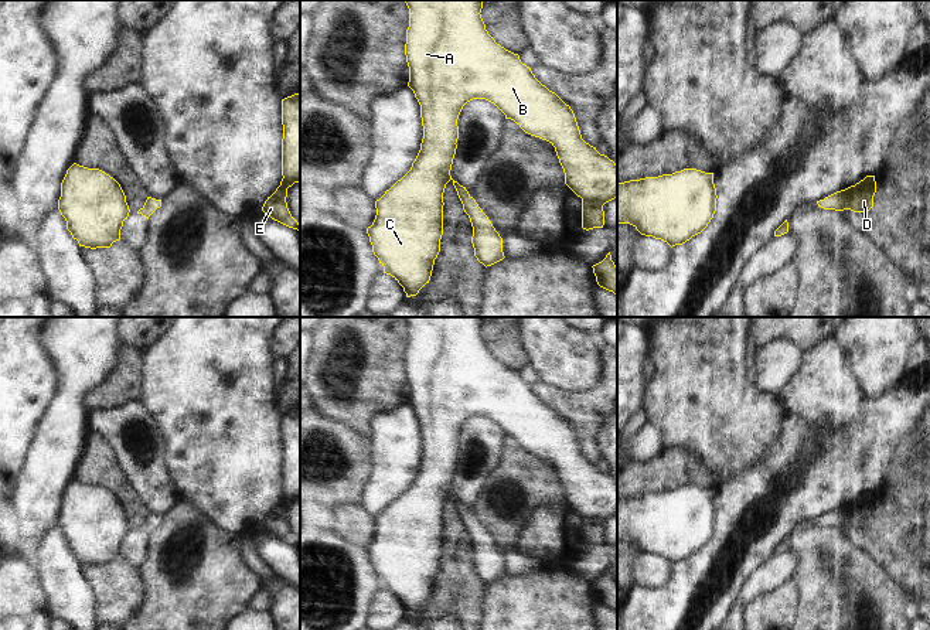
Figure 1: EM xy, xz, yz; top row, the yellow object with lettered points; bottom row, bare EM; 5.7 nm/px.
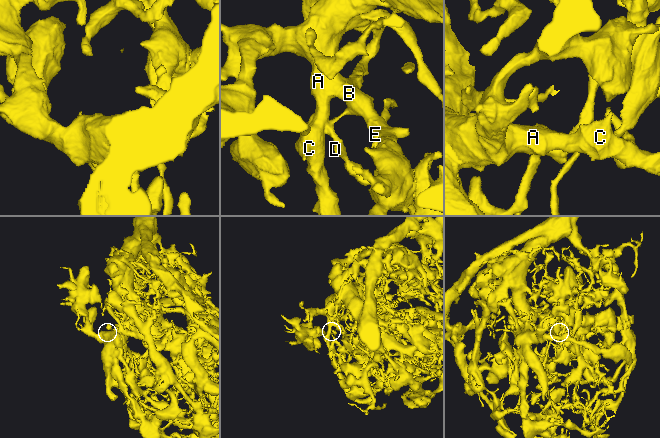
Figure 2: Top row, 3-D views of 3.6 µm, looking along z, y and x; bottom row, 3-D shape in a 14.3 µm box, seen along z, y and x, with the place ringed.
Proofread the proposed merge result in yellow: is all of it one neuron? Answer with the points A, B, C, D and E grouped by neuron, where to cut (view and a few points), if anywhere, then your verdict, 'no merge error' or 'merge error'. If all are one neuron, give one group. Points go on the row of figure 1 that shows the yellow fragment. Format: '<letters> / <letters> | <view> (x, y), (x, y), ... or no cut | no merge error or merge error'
A B C D E | no cut | no merge error

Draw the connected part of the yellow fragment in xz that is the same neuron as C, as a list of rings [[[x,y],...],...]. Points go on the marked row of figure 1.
[[[483,0],[403,1],[409,8],[409,27],[406,30],[405,44],[405,55],[409,67],[408,86],[413,91],[420,105],[423,139],[411,170],[375,201],[377,215],[372,225],[367,228],[372,252],[384,266],[384,273],[391,275],[403,287],[406,297],[416,296],[419,290],[429,283],[435,259],[440,252],[440,239],[443,235],[443,193],[450,180],[463,204],[464,212],[470,218],[473,227],[471,244],[477,260],[487,268],[505,258],[503,252],[503,238],[495,231],[488,217],[469,194],[466,187],[460,185],[450,176],[459,139],[457,119],[463,106],[473,99],[486,99],[494,103],[505,115],[505,119],[514,120],[525,133],[549,142],[555,147],[563,168],[565,184],[582,198],[582,228],[586,231],[603,228],[603,205],[617,198],[617,164],[582,139],[570,106],[555,92],[542,85],[535,78],[531,68],[521,62],[518,54],[505,50],[488,34],[480,14]]]

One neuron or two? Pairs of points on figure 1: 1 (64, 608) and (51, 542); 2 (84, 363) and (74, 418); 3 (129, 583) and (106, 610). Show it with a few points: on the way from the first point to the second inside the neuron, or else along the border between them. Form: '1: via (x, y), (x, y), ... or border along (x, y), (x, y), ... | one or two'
1: via (64, 592), (64, 581), (53, 558) | one
2: via (77, 377), (74, 381), (74, 404) | one
3: via (122, 591), (113, 603) | one

